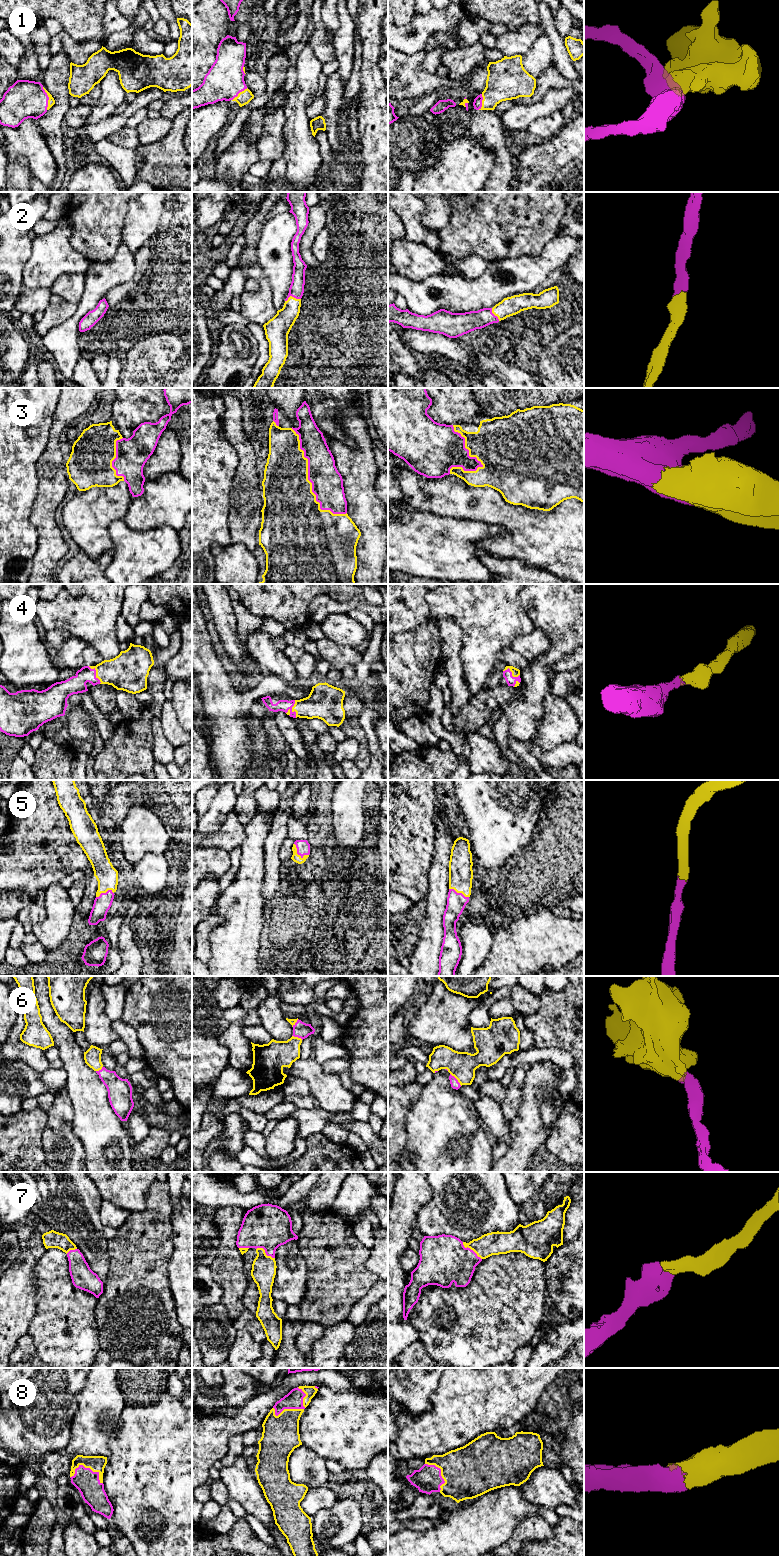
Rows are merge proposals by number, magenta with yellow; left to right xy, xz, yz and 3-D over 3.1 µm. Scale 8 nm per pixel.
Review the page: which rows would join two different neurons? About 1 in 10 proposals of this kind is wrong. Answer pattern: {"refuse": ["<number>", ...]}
{"refuse": []}

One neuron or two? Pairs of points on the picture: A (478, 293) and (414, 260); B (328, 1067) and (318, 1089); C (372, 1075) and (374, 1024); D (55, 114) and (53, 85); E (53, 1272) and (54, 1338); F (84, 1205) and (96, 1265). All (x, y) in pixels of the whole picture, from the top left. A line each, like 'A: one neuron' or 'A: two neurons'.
A: two neurons
B: two neurons
C: one neuron
D: one neuron
E: one neuron
F: one neuron

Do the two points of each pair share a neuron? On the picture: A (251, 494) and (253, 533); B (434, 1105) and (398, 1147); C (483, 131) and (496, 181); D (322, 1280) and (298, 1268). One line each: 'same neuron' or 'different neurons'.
A: same neuron
B: different neurons
C: same neuron
D: different neurons

